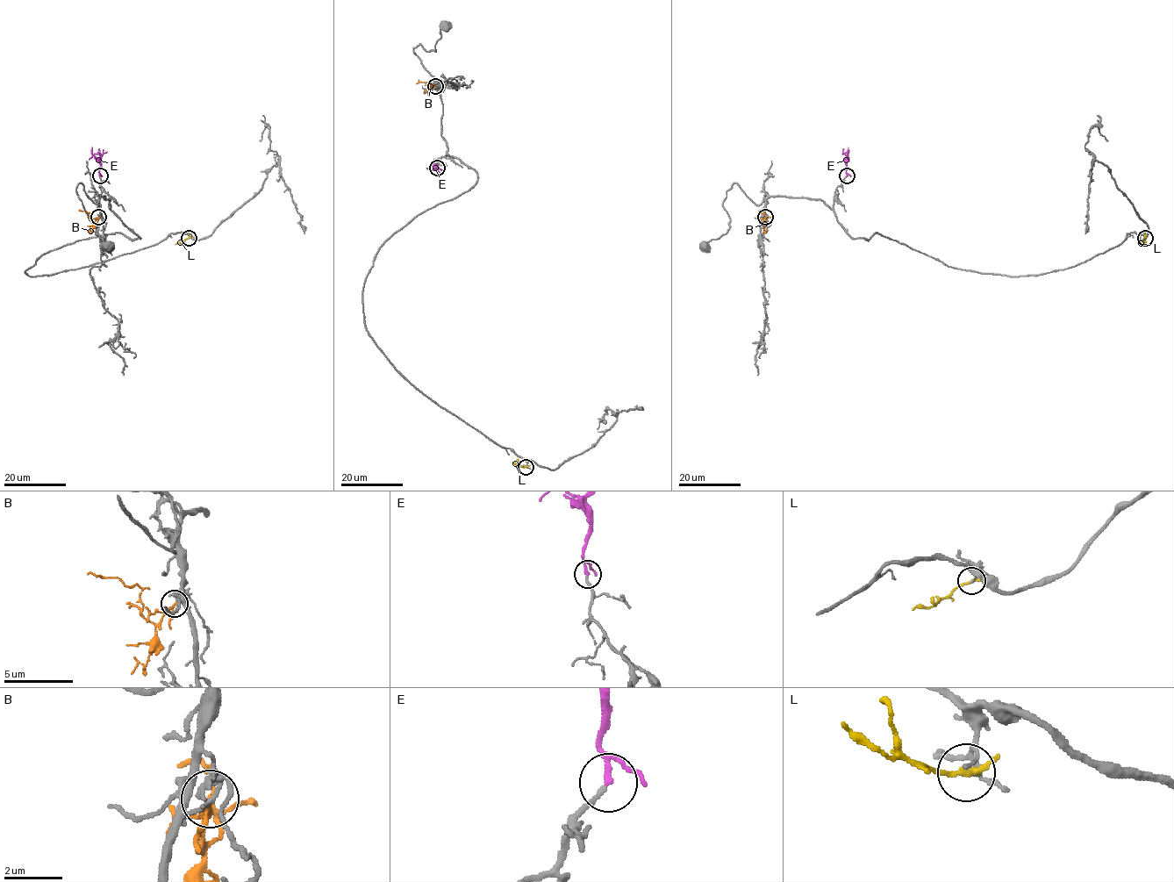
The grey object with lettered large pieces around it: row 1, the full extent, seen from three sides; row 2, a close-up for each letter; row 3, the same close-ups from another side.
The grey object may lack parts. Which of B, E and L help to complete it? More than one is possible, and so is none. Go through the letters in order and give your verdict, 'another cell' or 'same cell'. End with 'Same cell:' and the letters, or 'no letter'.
B: another cell
E: same cell
L: another cell
Same cell: E

